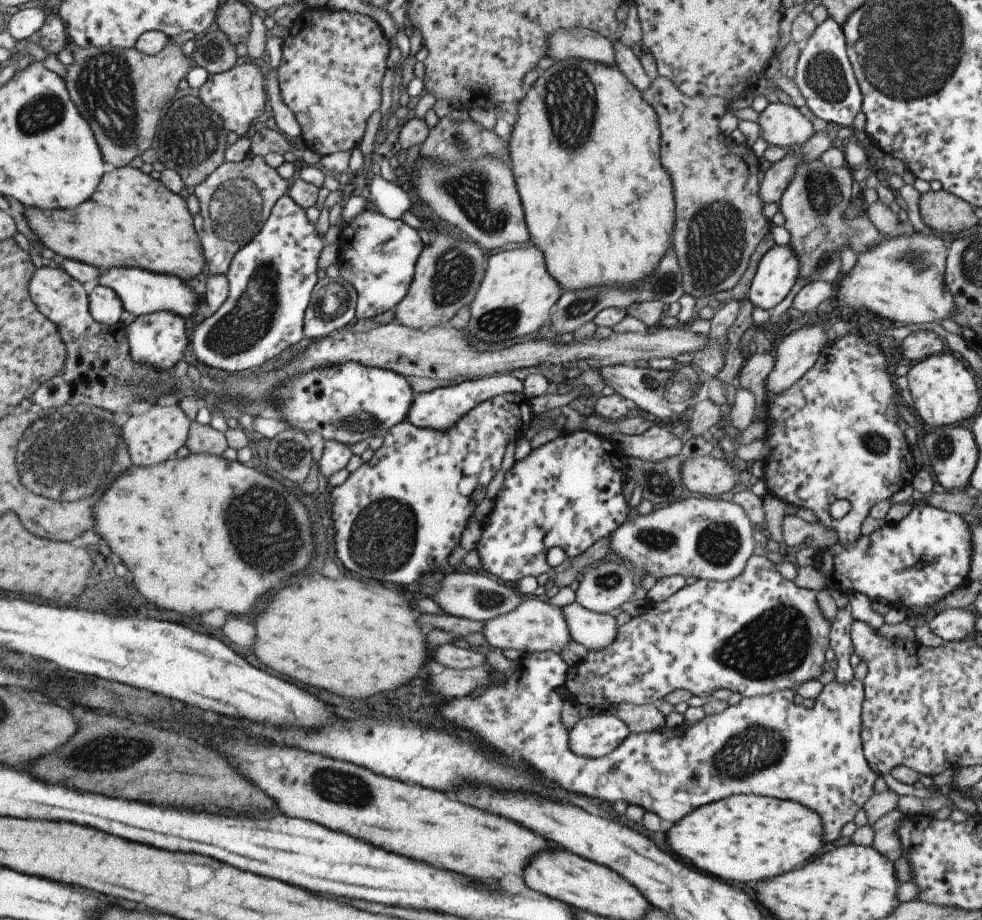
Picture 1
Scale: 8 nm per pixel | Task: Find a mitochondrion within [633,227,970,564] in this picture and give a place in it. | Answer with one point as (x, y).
(914, 257)

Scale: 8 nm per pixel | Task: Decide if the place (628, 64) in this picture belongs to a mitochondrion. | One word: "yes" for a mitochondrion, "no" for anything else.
no

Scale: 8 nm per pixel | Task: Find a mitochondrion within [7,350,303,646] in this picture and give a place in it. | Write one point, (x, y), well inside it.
(68, 456)

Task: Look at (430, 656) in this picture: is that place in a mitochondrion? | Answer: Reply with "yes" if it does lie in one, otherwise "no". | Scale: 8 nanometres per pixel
no

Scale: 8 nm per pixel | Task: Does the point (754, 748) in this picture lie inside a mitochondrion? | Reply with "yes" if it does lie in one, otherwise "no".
yes

